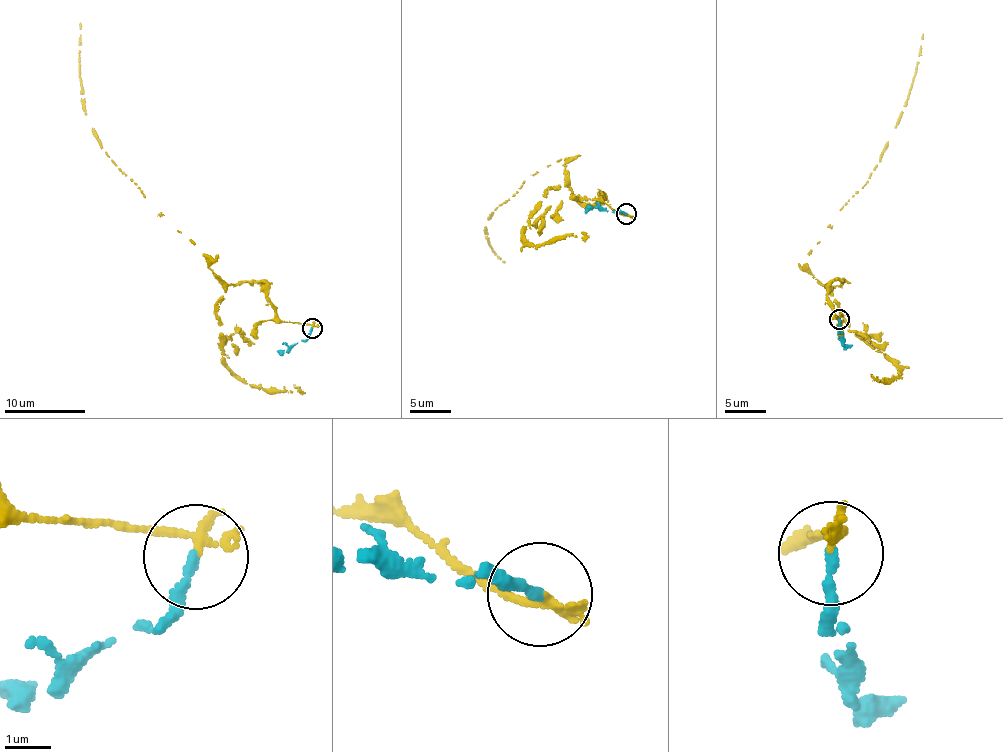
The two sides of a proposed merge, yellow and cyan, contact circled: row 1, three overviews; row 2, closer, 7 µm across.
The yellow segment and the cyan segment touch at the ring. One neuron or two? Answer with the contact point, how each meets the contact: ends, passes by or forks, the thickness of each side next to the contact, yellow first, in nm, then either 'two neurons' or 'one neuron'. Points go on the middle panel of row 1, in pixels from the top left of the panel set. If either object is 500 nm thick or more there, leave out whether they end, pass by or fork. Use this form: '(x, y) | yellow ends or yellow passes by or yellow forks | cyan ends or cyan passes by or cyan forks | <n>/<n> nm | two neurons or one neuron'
(626, 214) | yellow ends | cyan ends | 200/200 nm | one neuron

